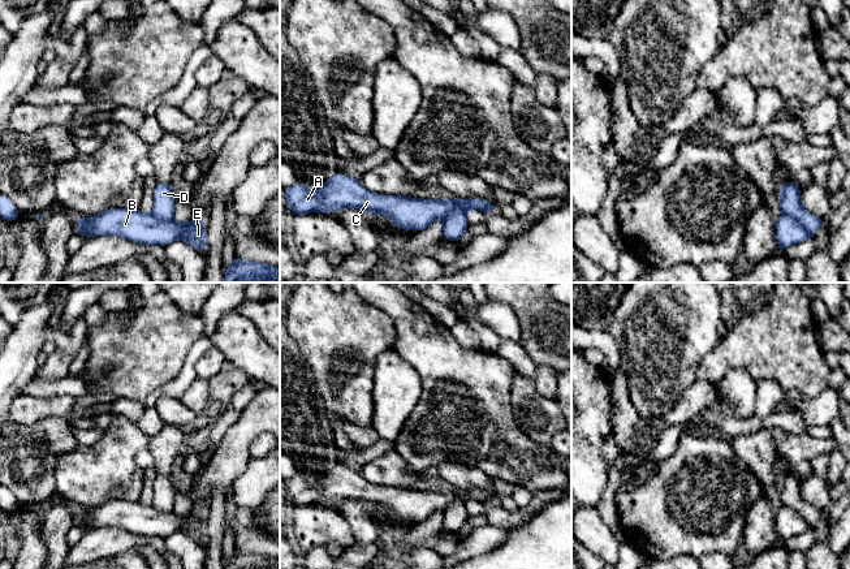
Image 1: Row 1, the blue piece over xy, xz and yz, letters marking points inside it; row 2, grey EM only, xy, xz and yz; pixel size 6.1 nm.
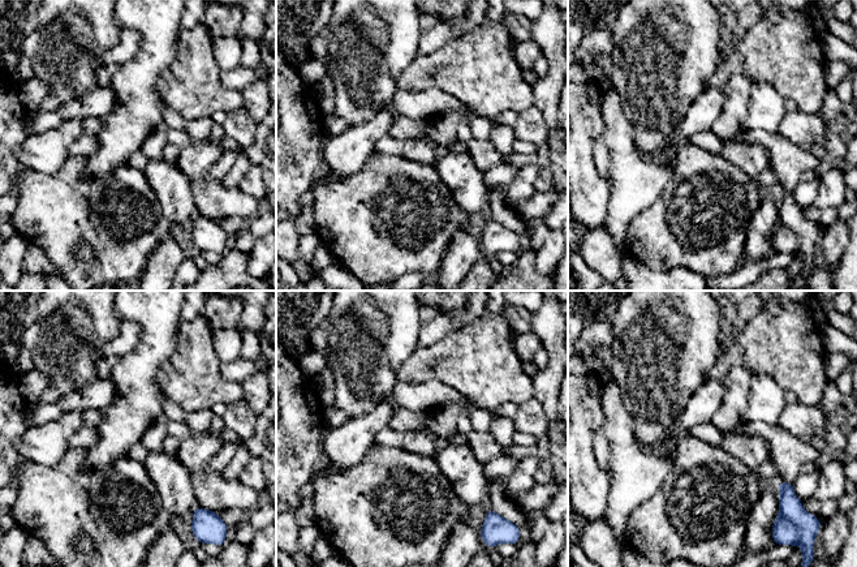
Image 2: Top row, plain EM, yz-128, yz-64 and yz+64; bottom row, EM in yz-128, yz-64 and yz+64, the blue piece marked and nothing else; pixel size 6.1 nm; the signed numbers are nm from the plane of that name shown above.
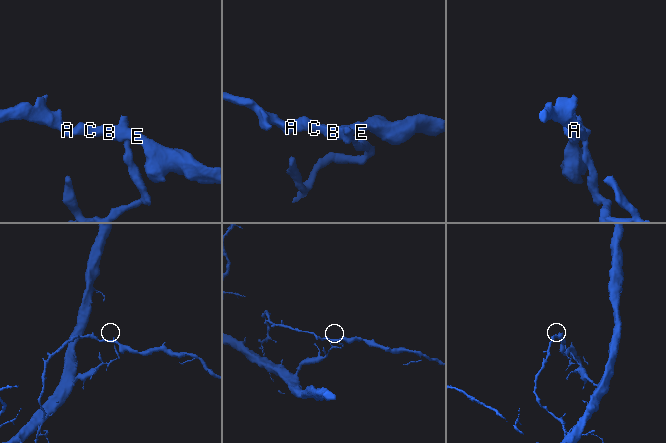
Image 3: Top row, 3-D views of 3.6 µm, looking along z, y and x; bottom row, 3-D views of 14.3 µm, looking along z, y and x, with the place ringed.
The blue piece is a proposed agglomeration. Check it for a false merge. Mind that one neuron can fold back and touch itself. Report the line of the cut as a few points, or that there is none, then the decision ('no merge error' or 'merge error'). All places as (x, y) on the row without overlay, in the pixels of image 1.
cut in yz along (782, 504), (795, 509), (810, 529); merge error

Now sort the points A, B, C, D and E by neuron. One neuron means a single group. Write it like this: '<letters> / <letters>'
A B C E / D

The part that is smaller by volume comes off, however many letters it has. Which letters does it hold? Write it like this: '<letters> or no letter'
A, B, C, E

